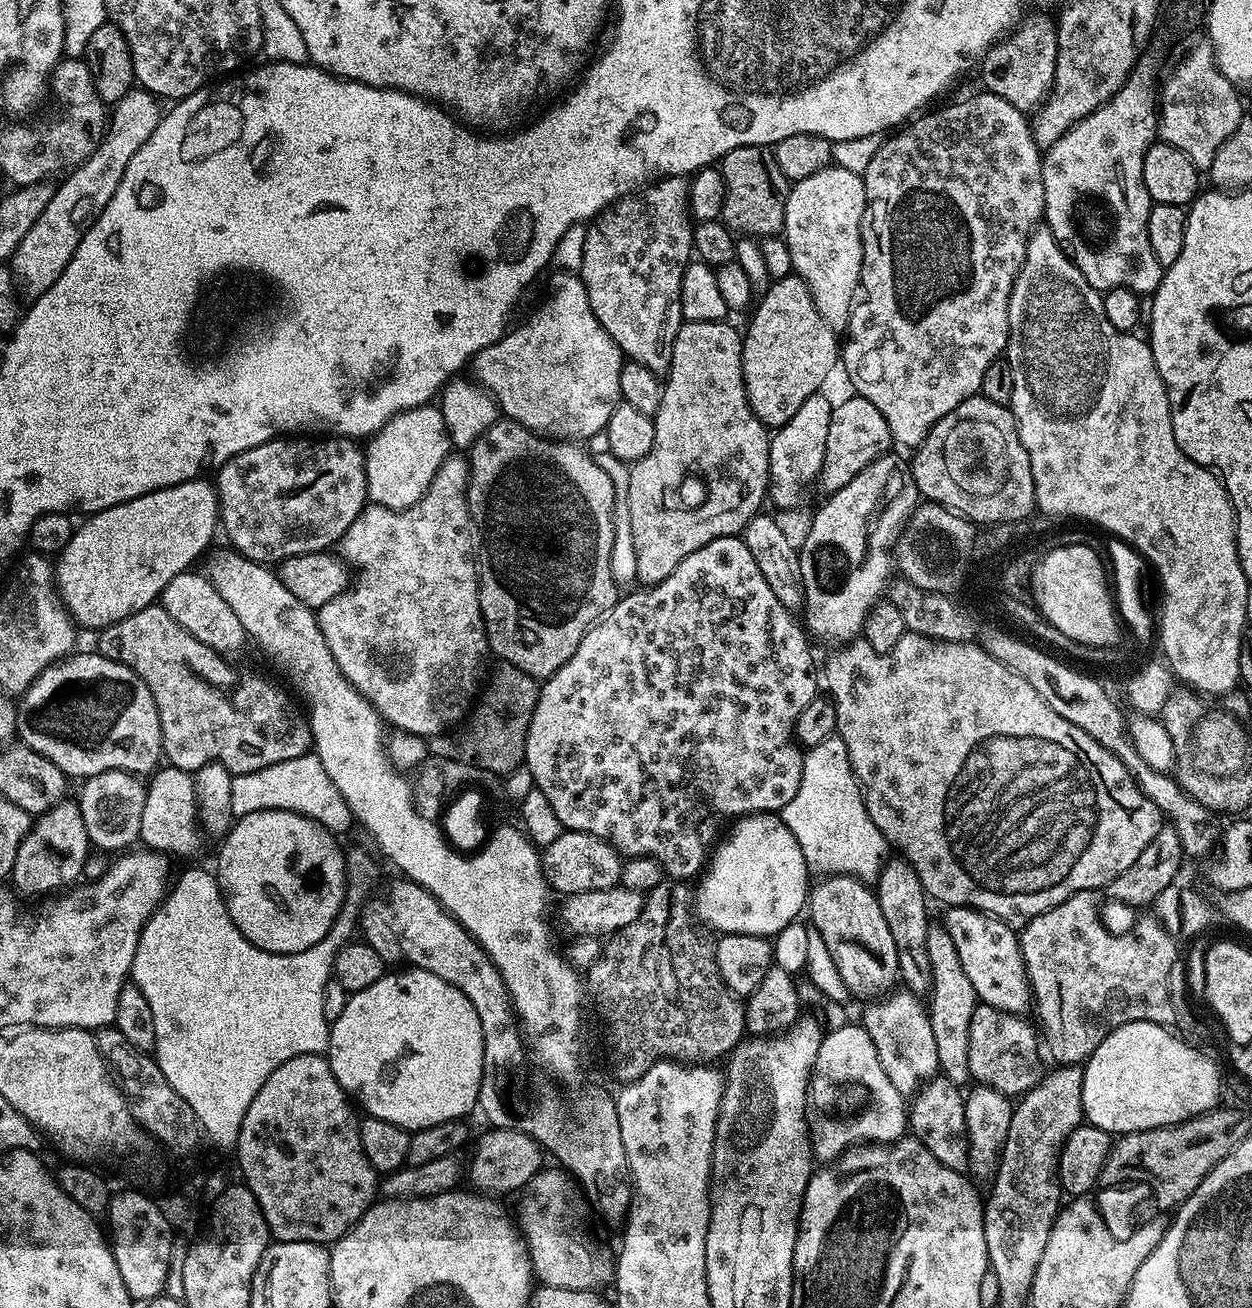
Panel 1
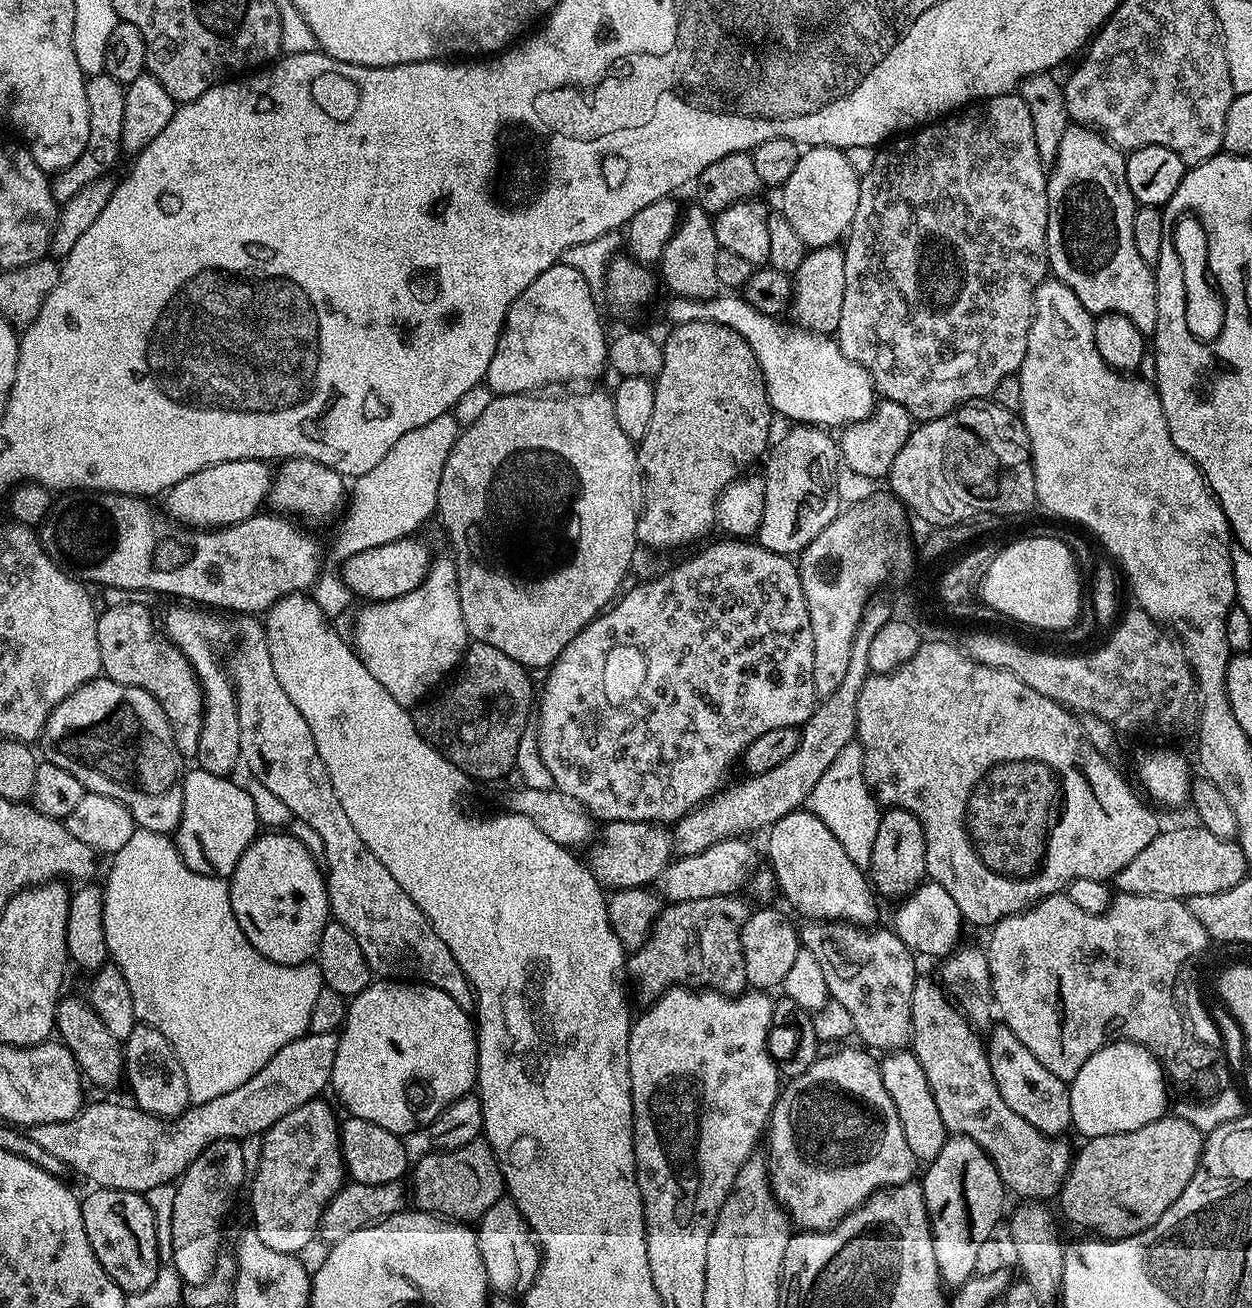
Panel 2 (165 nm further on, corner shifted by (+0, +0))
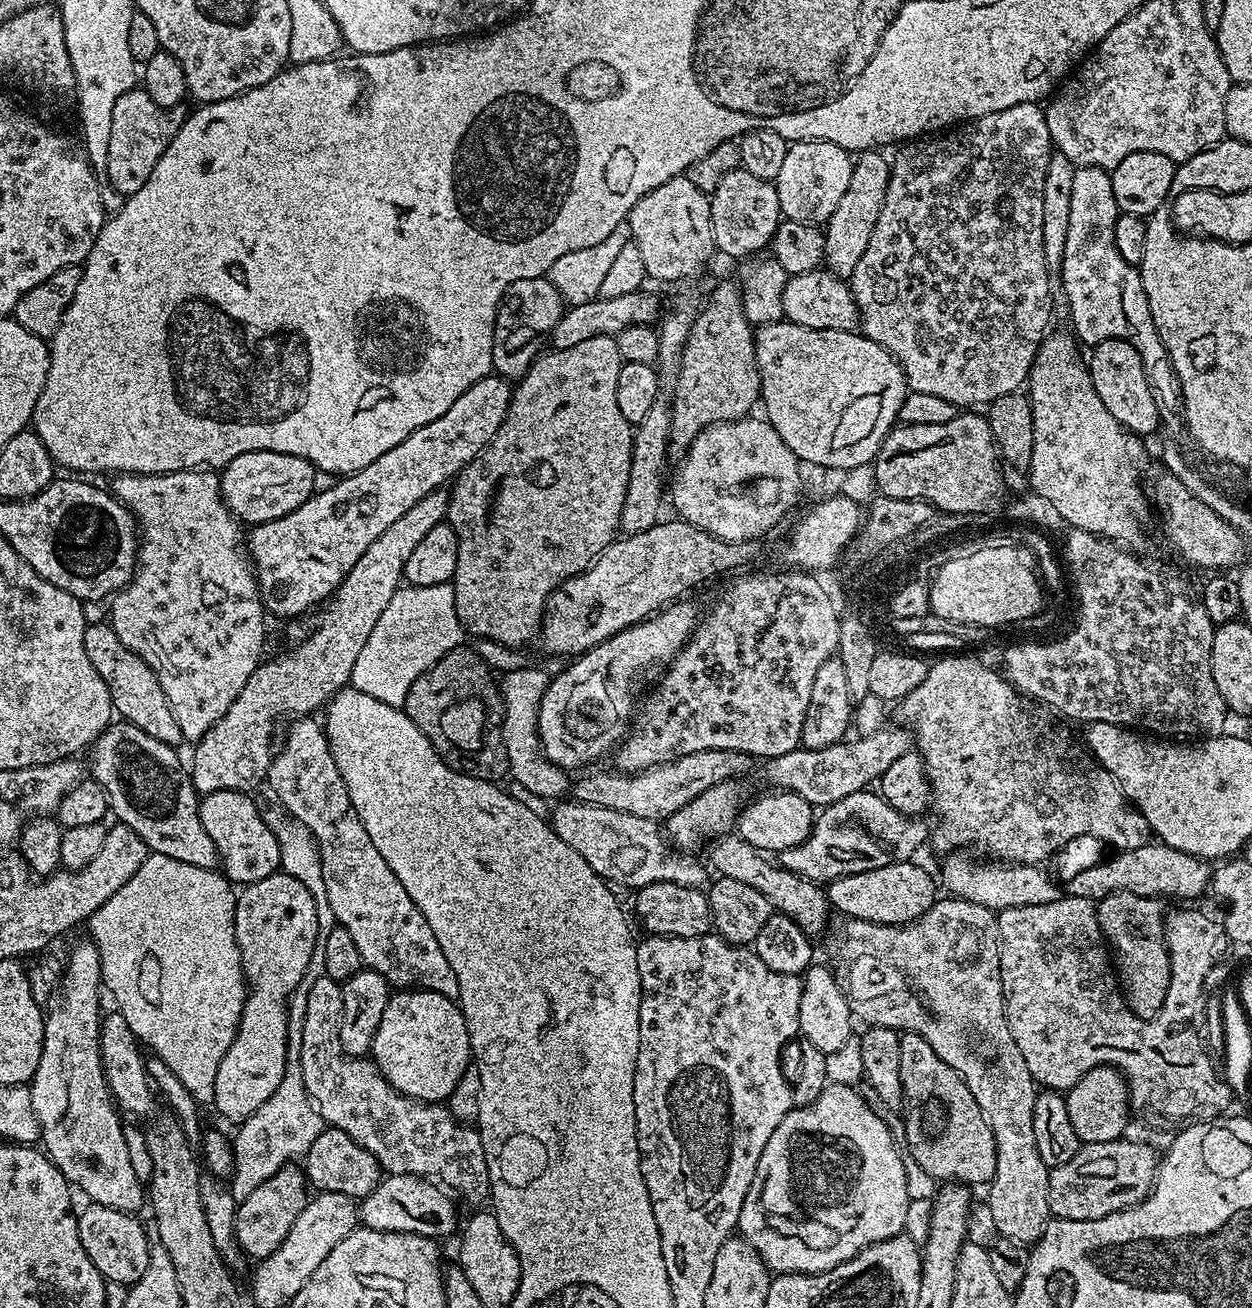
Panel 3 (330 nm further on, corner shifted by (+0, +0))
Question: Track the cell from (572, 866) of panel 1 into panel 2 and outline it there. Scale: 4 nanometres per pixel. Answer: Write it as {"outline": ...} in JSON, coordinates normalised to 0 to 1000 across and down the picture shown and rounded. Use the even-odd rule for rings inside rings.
{"outline":[[[486,627],[482,633],[482,637],[478,637],[468,654],[468,660],[476,674],[486,680],[523,677],[538,654],[534,634],[527,630],[499,627]]]}

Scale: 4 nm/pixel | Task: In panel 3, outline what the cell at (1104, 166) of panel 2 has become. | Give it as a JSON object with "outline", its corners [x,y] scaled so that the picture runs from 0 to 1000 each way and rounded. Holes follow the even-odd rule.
{"outline":[[[860,128],[855,148],[851,194],[845,209],[850,216],[850,226],[856,241],[855,253],[863,264],[874,265],[887,258],[903,261],[912,274],[927,316],[942,319],[944,315],[942,290],[919,240],[908,203],[899,201],[890,185],[890,173],[895,164],[887,134],[881,128]]]}

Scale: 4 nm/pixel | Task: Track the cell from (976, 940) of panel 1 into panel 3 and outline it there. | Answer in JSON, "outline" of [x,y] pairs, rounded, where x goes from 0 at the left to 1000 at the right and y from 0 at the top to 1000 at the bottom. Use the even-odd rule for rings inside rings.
{"outline":[[[723,659],[704,662],[701,665],[692,665],[688,668],[673,670],[661,677],[660,681],[662,692],[667,696],[669,694],[673,699],[672,701],[691,703],[699,706],[728,706],[736,699],[740,699],[740,696],[743,696],[744,691],[748,690],[749,687],[748,679],[749,680],[748,674],[747,672],[744,674],[744,670],[740,664],[734,664],[732,659]]]}

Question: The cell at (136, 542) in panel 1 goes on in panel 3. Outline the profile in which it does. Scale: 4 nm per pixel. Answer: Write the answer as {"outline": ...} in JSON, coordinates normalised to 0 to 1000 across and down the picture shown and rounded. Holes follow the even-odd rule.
{"outline":[[[197,346],[190,347],[190,350],[179,356],[175,362],[176,377],[179,386],[189,398],[204,402],[219,399],[219,396],[225,396],[232,393],[232,390],[238,390],[238,387],[253,375],[252,364],[253,358],[244,350],[221,346]]]}

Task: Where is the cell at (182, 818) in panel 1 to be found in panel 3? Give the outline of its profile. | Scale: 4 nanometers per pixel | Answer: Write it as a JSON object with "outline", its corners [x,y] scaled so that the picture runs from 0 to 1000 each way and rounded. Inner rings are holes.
{"outline":[[[174,604],[165,606],[160,612],[161,631],[165,631],[165,638],[168,638],[168,644],[171,644],[174,650],[175,663],[178,669],[188,677],[197,677],[206,674],[224,664],[224,651],[217,637],[216,629],[208,625],[201,610],[196,606]]]}

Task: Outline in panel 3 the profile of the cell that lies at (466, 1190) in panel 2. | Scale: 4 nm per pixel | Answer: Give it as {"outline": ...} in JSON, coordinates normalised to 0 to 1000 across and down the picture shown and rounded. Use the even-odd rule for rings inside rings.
{"outline":[[[308,898],[302,904],[302,907],[299,907],[297,912],[287,918],[286,933],[290,938],[303,942],[330,942],[346,946],[358,945],[361,941],[365,941],[366,934],[364,937],[362,915],[355,914],[358,913],[354,907],[338,899]]]}

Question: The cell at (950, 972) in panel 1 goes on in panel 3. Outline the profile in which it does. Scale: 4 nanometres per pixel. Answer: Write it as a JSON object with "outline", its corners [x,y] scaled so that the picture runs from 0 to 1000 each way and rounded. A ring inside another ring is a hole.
{"outline":[[[724,789],[719,793],[720,803],[717,808],[717,818],[722,834],[722,872],[725,874],[724,883],[741,899],[750,904],[763,904],[771,907],[792,905],[796,897],[796,874],[791,861],[786,857],[784,849],[781,849],[781,843],[778,843],[778,836],[772,830],[772,827],[746,806],[746,800],[740,797],[732,789]]]}

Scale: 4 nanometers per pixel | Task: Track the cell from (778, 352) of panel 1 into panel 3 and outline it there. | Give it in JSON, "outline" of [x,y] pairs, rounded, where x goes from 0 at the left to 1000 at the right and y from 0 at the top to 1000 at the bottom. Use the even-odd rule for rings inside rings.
{"outline":[[[694,115],[683,120],[679,133],[679,142],[676,142],[676,148],[669,154],[666,164],[663,164],[658,178],[658,202],[661,207],[672,213],[680,213],[682,203],[688,194],[692,194],[692,187],[695,185],[695,179],[698,179],[698,172],[701,170],[701,164],[704,164],[704,157],[708,151],[708,142],[711,139],[710,120],[703,115]]]}

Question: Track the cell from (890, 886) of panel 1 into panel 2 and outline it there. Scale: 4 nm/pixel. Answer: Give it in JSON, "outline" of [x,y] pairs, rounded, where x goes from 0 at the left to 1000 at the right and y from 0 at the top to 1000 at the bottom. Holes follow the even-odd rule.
{"outline":[[[723,618],[708,619],[703,625],[701,638],[698,641],[695,664],[695,675],[697,680],[704,686],[721,687],[739,675],[740,666],[740,641],[736,638],[736,628],[733,628],[733,625]]]}

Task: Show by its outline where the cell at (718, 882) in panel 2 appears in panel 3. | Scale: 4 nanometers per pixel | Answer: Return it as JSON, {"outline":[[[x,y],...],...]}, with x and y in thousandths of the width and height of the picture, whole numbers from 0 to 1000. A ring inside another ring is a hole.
{"outline":[[[702,605],[676,607],[676,610],[669,610],[669,613],[659,615],[654,619],[649,628],[649,638],[644,641],[642,645],[622,649],[621,661],[631,668],[642,670],[656,677],[679,668],[721,661],[728,658],[731,655],[728,654],[737,645],[742,644],[743,630],[740,628],[734,624],[721,624],[706,612]]]}

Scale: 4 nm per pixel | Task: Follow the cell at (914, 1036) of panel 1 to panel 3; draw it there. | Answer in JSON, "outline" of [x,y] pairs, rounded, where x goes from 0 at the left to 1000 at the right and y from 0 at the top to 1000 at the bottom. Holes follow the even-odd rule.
{"outline":[[[589,638],[576,639],[575,641],[568,643],[565,651],[575,670],[586,671],[586,674],[596,674],[596,677],[602,677],[602,680],[609,683],[621,698],[630,700],[645,716],[652,717],[652,715],[661,708],[661,697],[663,698],[661,683],[649,673],[637,668],[631,668],[618,661],[617,664],[616,659],[610,655],[613,654],[608,649],[599,647],[599,644],[596,644]]]}

